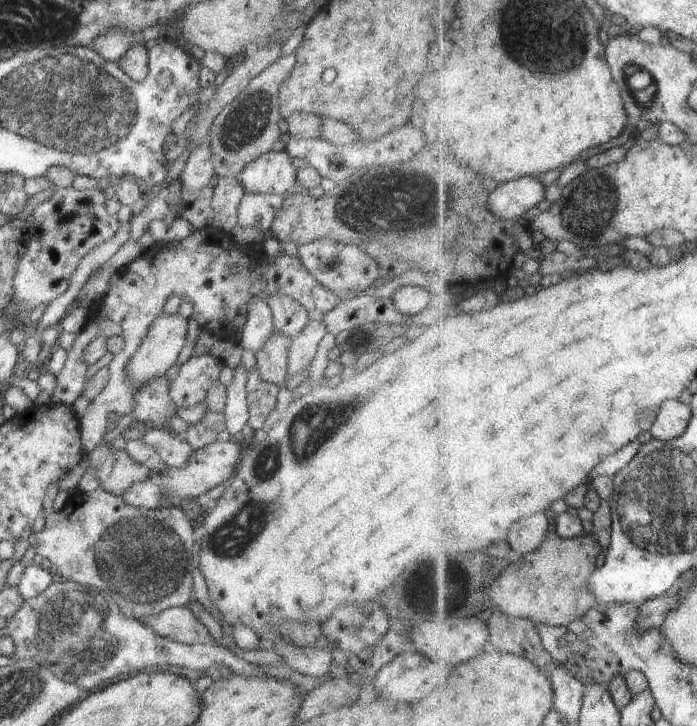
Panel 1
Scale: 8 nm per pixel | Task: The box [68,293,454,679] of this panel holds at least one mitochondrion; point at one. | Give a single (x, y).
(136, 556)

